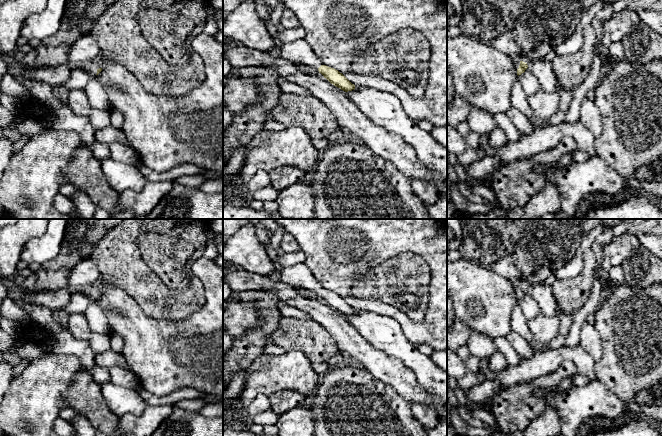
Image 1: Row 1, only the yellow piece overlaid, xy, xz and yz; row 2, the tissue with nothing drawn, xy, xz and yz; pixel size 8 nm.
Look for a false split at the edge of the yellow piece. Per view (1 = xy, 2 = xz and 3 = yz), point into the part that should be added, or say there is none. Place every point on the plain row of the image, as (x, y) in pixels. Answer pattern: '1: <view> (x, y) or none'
1: xy (91, 292)
2: xz (297, 275)
3: yz (516, 289)

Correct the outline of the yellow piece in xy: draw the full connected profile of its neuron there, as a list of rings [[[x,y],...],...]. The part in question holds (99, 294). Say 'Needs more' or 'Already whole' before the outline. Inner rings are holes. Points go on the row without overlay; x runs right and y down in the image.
Needs more. [[[99,284],[81,290],[87,297],[91,298],[94,302],[102,295],[101,287]]]

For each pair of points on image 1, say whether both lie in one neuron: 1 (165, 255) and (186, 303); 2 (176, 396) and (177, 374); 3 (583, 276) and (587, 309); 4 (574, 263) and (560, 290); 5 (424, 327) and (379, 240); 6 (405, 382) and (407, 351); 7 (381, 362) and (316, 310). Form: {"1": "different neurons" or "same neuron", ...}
{"1": "different neurons", "2": "different neurons", "3": "different neurons", "4": "different neurons", "5": "same neuron", "6": "different neurons", "7": "same neuron"}

